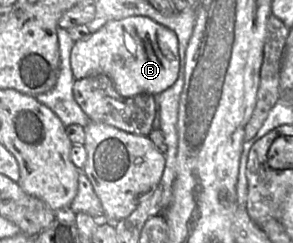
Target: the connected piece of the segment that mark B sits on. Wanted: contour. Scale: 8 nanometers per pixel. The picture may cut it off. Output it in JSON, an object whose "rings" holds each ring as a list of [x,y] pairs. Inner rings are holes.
{"rings":[[[146,16],[112,20],[88,38],[74,43],[70,64],[76,80],[106,75],[122,97],[142,93],[156,95],[171,87],[178,78],[178,39],[174,31]]]}

